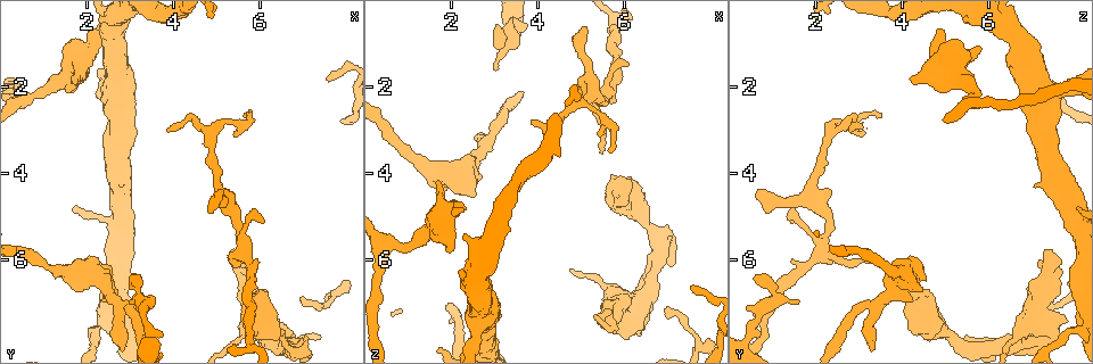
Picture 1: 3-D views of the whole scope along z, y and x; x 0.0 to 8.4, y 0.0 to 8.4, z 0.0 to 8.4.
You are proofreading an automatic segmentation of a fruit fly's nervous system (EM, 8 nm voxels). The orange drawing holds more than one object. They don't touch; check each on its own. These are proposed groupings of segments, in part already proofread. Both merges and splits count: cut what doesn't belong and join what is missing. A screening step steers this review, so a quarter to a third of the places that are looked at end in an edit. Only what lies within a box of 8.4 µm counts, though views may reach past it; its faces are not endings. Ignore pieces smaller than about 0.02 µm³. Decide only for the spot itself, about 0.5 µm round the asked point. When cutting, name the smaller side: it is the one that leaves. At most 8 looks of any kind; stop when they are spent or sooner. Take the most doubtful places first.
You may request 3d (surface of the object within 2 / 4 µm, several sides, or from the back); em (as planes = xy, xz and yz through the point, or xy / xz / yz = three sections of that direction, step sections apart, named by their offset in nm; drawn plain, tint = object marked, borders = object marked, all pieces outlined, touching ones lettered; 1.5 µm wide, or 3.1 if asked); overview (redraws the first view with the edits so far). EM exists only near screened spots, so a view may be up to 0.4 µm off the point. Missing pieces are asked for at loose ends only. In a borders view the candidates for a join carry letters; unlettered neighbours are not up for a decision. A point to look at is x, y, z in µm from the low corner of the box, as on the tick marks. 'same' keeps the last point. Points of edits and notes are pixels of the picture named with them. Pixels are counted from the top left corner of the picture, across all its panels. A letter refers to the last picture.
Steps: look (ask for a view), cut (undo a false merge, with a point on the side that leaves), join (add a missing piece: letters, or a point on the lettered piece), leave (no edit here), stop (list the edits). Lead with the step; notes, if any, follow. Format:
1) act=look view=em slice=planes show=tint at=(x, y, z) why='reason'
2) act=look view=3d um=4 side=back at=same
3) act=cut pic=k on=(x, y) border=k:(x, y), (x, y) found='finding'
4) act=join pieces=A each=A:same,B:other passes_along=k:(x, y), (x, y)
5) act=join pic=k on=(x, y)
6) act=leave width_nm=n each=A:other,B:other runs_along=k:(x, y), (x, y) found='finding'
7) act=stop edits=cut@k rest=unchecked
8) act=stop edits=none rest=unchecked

act=look view=3d um=2 at=(1.95, 1.05, 5.80) why='free end'

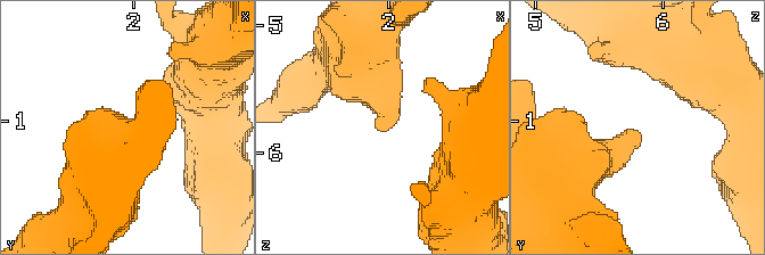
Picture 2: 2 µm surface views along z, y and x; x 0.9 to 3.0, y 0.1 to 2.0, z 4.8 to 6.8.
act=look view=em slice=planes show=borders at=(1.94, 1.08, 5.78)

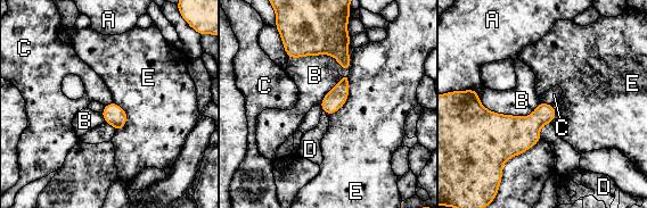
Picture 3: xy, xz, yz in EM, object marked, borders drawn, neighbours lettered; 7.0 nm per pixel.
act=leave each=A:other,B:other,C:other,D:other,E:other border=3:(540, 101), (553, 106) found='none of them fits'

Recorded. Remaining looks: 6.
act=look view=em slice=xz step=8 show=tint at=(5.80, 7.60, 0.80) why='three arms meet'

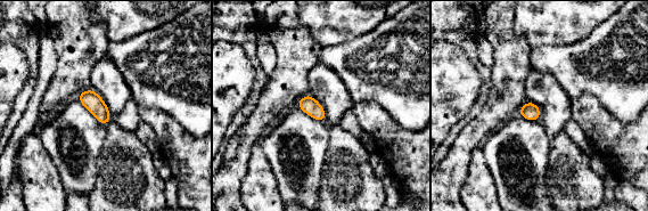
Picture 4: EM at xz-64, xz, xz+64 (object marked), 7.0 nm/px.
act=look view=em slice=planes show=borders at=same

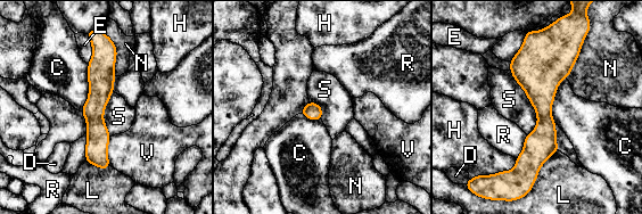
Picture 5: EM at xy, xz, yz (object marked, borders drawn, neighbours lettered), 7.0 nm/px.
act=leave width_nm=130 each=C:other,D:other,E:other,H:other,L:other,N:other,R:other,S:other,V:other found='continuous, no second neuron'

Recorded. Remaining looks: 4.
act=look view=em slice=planes show=plain at=(1.75, 1.90, 4.25) why='branch stops here'

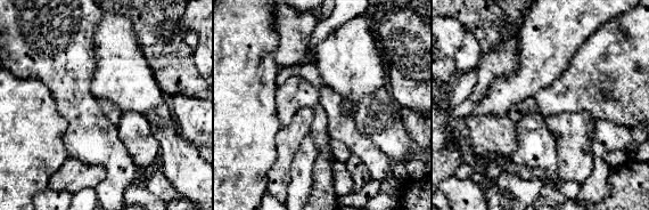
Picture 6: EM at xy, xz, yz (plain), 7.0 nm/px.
act=look view=em slice=planes show=borders at=same

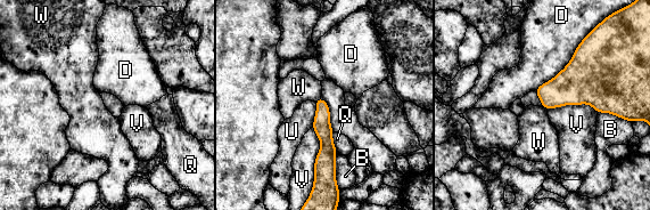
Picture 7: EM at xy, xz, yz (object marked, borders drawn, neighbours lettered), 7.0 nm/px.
act=leave each=B:other,D:other,Q:other,U:other,V:other,W:other runs_along=7:(320, 101), (326, 159), (319, 170) found='none of them fits'

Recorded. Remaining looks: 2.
act=stop edits=none rest=unchecked

